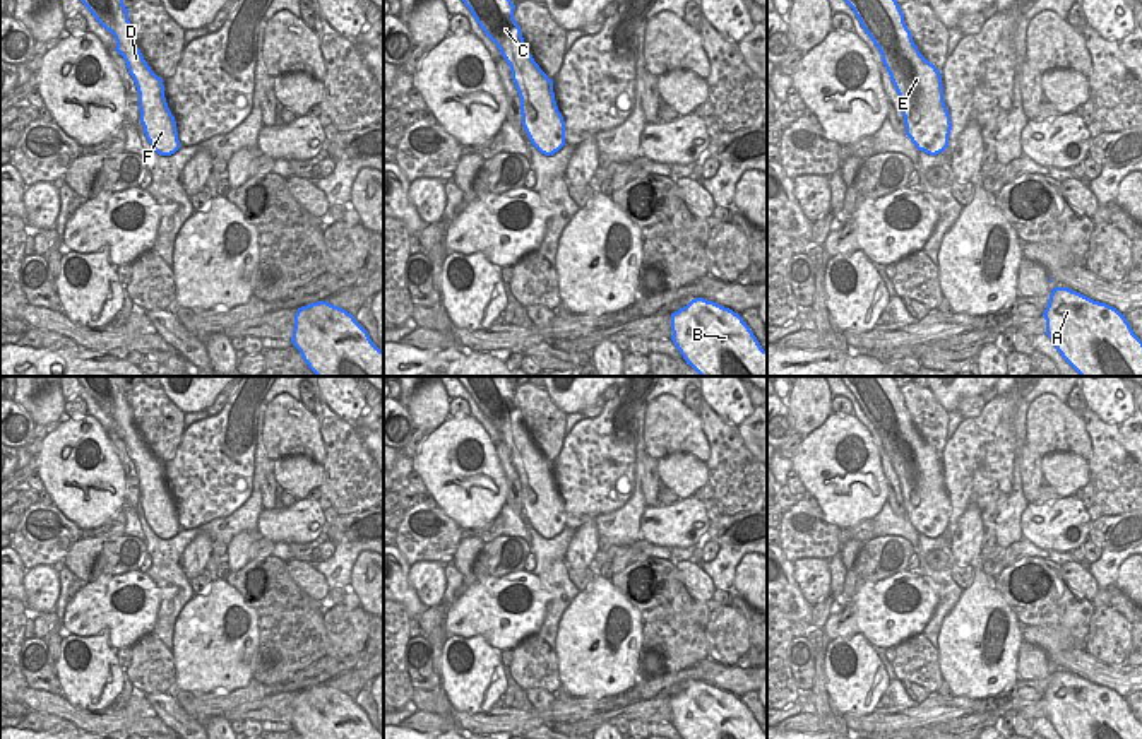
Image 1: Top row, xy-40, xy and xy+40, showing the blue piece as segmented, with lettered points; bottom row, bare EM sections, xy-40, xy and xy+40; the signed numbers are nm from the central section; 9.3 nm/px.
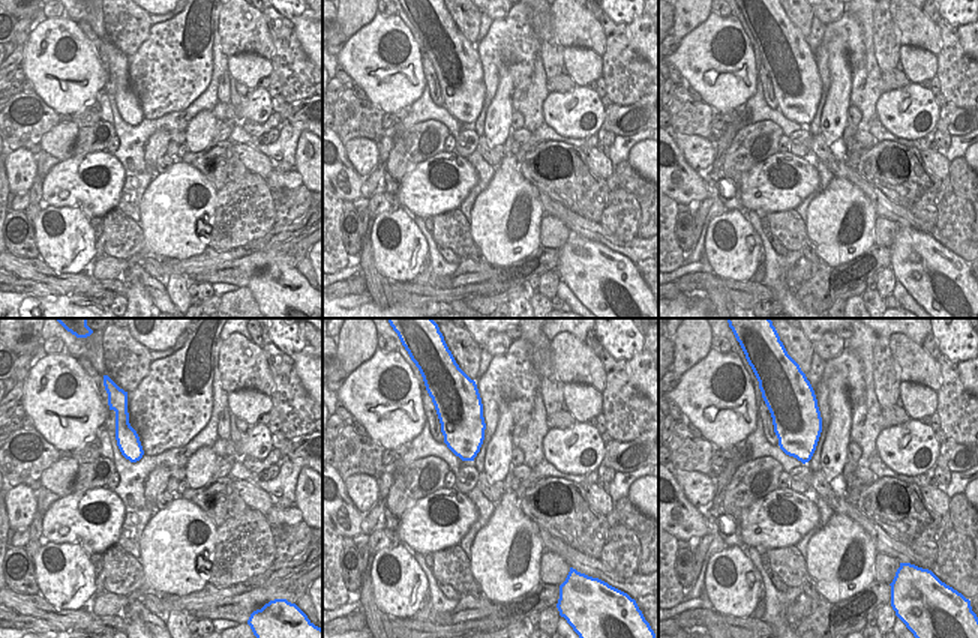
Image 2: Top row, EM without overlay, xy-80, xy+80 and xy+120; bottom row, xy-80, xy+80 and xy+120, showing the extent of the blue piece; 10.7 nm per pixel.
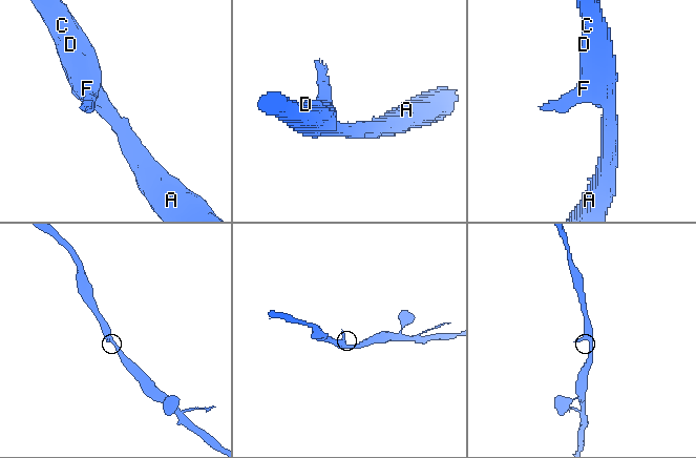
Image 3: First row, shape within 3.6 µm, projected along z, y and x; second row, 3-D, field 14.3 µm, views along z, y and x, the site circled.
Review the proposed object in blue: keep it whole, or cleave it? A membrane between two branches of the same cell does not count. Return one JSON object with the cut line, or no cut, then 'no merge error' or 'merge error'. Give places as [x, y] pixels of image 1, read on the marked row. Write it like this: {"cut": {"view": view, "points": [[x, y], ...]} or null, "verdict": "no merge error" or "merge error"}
{"cut": null, "verdict": "no merge error"}

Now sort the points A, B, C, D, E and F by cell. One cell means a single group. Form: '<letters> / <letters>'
A B C D E F

